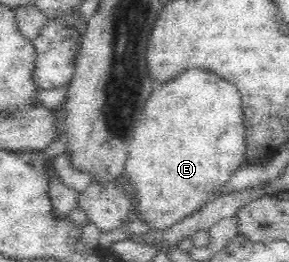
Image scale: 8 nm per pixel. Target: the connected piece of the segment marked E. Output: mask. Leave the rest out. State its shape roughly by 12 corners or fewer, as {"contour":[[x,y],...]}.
{"contour":[[191,69],[155,86],[123,177],[166,233],[247,163],[240,94]]}

